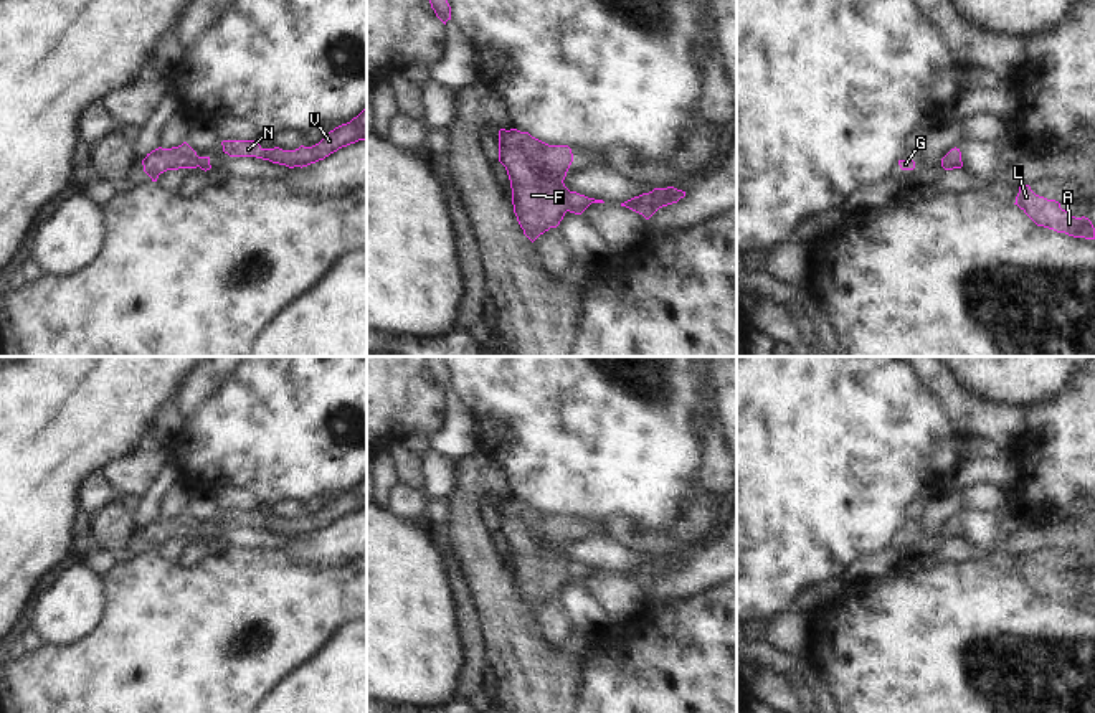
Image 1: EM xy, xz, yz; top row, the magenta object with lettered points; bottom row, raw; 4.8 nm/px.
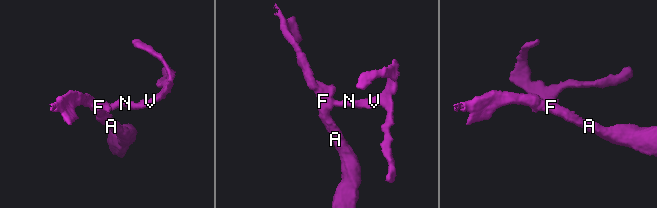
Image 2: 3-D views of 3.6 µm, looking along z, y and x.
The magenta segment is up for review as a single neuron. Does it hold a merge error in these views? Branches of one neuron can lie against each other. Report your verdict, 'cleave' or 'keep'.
keep

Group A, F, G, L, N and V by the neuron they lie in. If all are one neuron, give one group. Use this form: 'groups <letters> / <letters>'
groups A F G L N V

